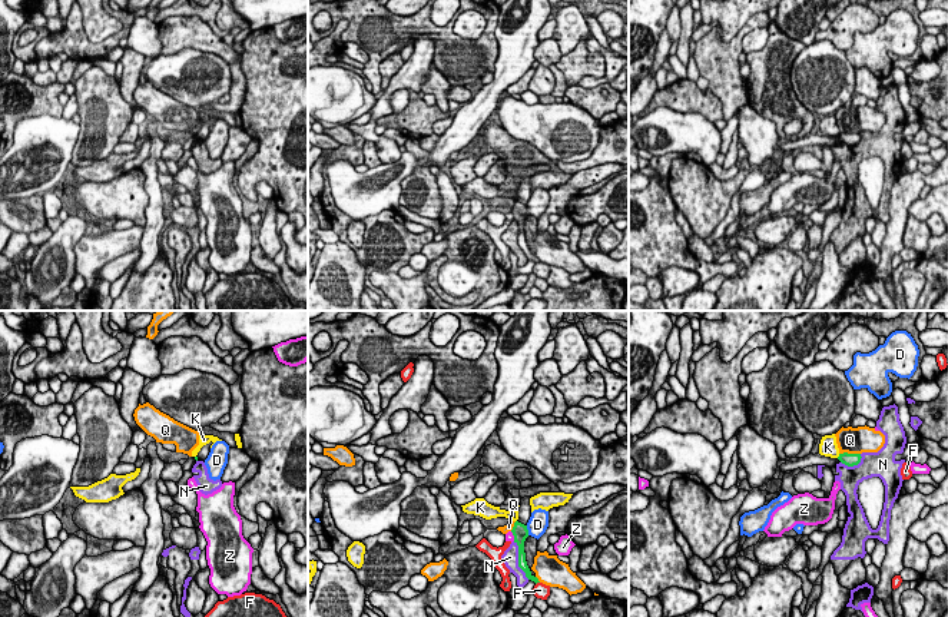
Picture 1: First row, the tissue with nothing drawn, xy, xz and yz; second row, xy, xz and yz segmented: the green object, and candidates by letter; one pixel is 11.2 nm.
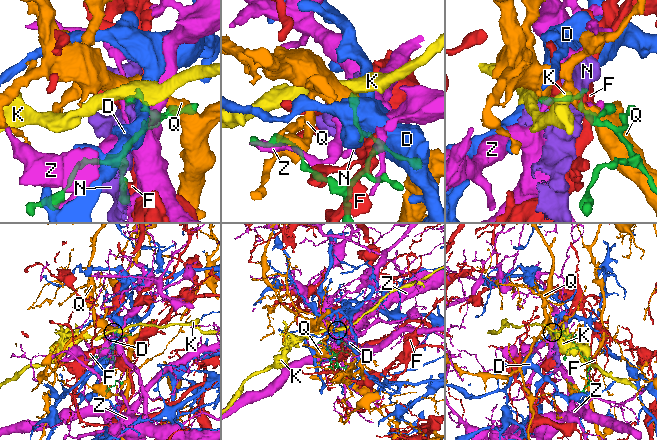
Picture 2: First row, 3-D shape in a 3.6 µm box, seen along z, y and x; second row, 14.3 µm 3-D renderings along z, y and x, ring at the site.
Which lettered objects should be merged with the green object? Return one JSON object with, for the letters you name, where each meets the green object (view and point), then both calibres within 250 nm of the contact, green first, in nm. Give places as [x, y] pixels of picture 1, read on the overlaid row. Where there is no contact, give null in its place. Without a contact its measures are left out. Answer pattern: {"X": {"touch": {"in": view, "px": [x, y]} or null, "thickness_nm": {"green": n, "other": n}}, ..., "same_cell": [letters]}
{"same_cell": []}

